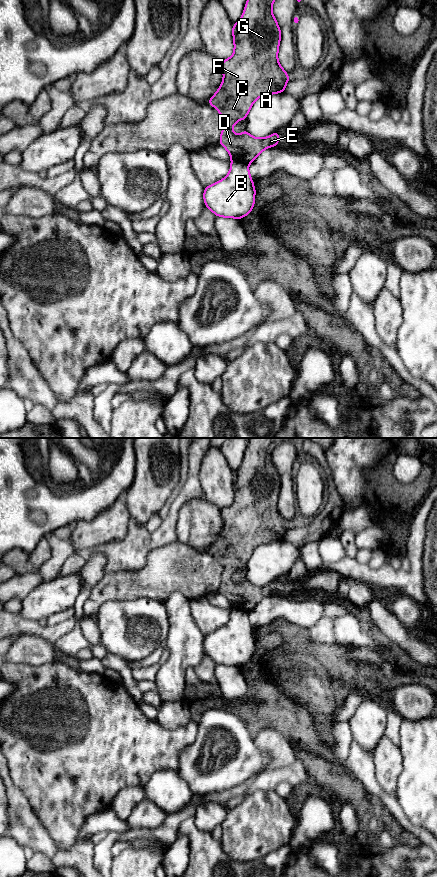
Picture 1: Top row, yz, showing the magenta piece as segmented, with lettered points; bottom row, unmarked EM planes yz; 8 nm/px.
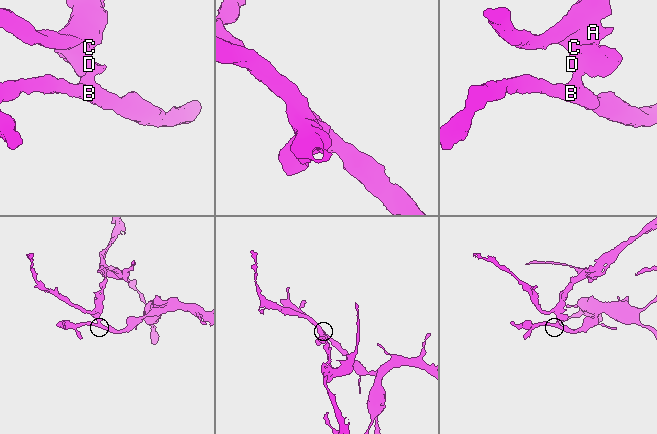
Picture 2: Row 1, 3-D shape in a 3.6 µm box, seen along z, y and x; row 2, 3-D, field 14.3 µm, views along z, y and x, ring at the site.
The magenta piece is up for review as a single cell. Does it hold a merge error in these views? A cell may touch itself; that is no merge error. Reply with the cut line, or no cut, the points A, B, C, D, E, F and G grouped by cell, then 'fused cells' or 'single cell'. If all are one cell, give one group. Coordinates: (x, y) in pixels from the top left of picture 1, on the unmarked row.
yz (231, 607), (248, 612) | A C D E F G / B | fused cells

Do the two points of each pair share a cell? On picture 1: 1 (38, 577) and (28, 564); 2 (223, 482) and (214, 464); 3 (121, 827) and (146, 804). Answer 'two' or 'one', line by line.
1: two
2: one
3: two

